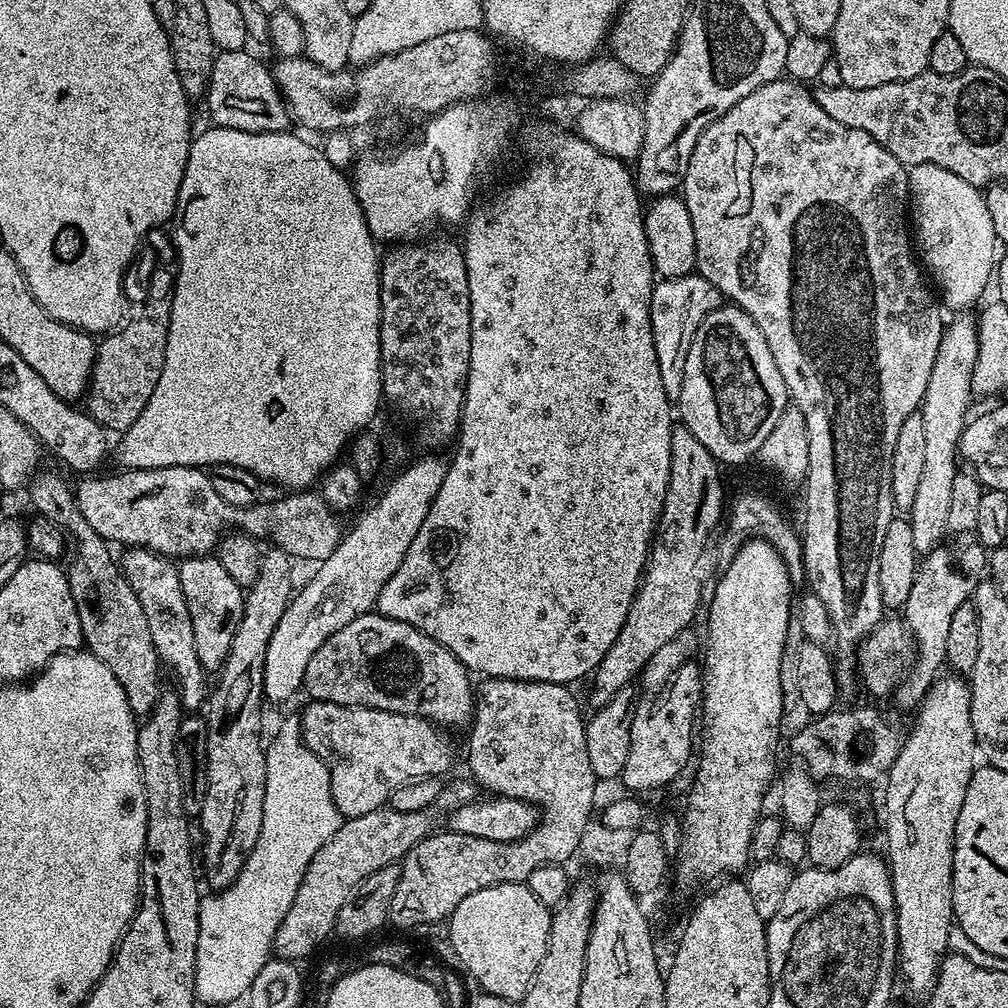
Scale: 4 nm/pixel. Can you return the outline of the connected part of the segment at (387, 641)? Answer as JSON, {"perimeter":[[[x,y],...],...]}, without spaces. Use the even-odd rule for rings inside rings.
{"perimeter":[[[373,610],[367,612],[365,616],[354,618],[354,622],[342,626],[342,630],[338,630],[338,634],[334,634],[326,642],[322,642],[322,646],[318,646],[314,658],[310,658],[310,666],[306,666],[303,691],[305,693],[309,692],[309,697],[312,700],[334,702],[335,704],[354,706],[355,708],[377,708],[378,710],[397,712],[398,714],[406,714],[407,716],[423,716],[425,720],[431,720],[437,726],[464,723],[464,725],[467,725],[474,716],[474,680],[472,684],[471,679],[473,680],[473,677],[470,675],[468,669],[465,668],[462,662],[458,662],[458,658],[454,654],[450,654],[450,650],[446,650],[446,646],[434,642],[434,638],[430,638],[422,630],[418,630],[406,622],[398,622],[394,618],[386,618]]]}

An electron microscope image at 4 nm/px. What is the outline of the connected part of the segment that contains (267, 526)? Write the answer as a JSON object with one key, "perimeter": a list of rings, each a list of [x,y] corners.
{"perimeter":[[[134,468],[117,473],[101,480],[80,478],[74,484],[78,510],[82,510],[97,534],[113,545],[148,548],[169,558],[206,556],[225,533],[239,530],[261,542],[271,542],[297,561],[319,562],[334,554],[342,535],[341,517],[316,490],[296,490],[273,504],[261,502],[249,508],[235,508],[222,502],[208,472],[198,468]]]}

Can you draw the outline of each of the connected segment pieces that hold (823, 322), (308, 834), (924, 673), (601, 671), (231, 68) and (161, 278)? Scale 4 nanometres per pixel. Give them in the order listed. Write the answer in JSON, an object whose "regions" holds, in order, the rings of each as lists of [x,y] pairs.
{"regions":[[[[787,78],[766,82],[766,86],[758,86],[754,94],[746,94],[742,102],[726,110],[726,114],[722,114],[722,118],[715,120],[698,138],[694,154],[690,154],[690,166],[684,175],[682,195],[686,210],[690,210],[690,222],[694,222],[696,272],[706,278],[706,282],[713,284],[725,301],[754,318],[758,330],[762,330],[766,338],[766,346],[770,346],[770,354],[774,354],[774,362],[778,362],[778,371],[782,374],[782,382],[786,382],[791,403],[796,404],[804,415],[810,446],[808,479],[803,489],[802,539],[806,580],[811,591],[822,598],[824,614],[828,618],[834,640],[836,636],[837,646],[855,649],[886,616],[882,594],[878,590],[878,550],[882,550],[886,526],[890,526],[894,519],[890,490],[894,442],[902,422],[906,422],[906,418],[917,412],[924,402],[930,370],[934,370],[934,358],[938,358],[938,346],[942,342],[946,320],[940,317],[941,305],[933,289],[926,283],[925,273],[914,251],[914,240],[910,235],[908,168],[900,164],[898,158],[890,154],[890,150],[874,142],[866,130],[834,122],[834,118],[822,110],[815,95],[804,88],[807,87],[803,83]]],[[[288,716],[280,724],[273,740],[269,739],[264,753],[266,758],[266,798],[262,802],[262,830],[258,830],[258,842],[246,858],[242,870],[236,873],[236,881],[215,894],[205,895],[200,902],[198,926],[198,950],[196,951],[196,999],[204,1004],[232,1004],[247,997],[258,970],[273,955],[278,928],[294,906],[302,878],[308,872],[310,862],[340,828],[342,817],[332,797],[328,767],[310,750],[304,741],[299,719]]],[[[979,542],[956,544],[953,548],[937,548],[919,561],[910,598],[906,598],[902,619],[912,631],[914,666],[900,680],[894,693],[894,701],[902,711],[911,713],[919,709],[924,696],[932,689],[946,664],[946,641],[950,621],[958,606],[973,599],[977,584],[986,572],[986,550]]],[[[683,426],[673,427],[672,437],[670,438],[670,482],[668,483],[668,493],[664,499],[664,510],[660,513],[660,523],[656,526],[656,531],[652,538],[652,547],[648,553],[648,565],[644,567],[644,575],[640,581],[640,588],[636,592],[634,602],[628,611],[626,622],[622,626],[622,630],[618,634],[618,638],[614,638],[614,642],[610,646],[610,650],[606,650],[606,654],[602,658],[602,662],[597,666],[595,672],[591,673],[592,693],[589,694],[588,700],[592,703],[593,709],[601,708],[606,702],[610,702],[610,698],[614,698],[614,694],[618,694],[618,690],[629,687],[639,677],[640,673],[650,662],[650,658],[654,658],[654,654],[658,654],[658,650],[662,650],[662,646],[666,646],[666,642],[670,642],[679,634],[689,627],[688,624],[696,616],[696,611],[701,611],[702,600],[700,604],[700,580],[696,577],[696,571],[700,568],[700,555],[704,552],[704,543],[708,540],[708,535],[715,530],[720,524],[720,515],[725,515],[726,502],[724,506],[724,480],[720,477],[722,471],[721,465],[712,457],[710,450],[706,450],[706,446],[702,446],[702,442],[698,442],[698,438],[694,438],[694,434],[690,434],[690,430]]],[[[248,50],[223,52],[217,55],[206,93],[211,123],[218,128],[233,128],[247,132],[286,132],[293,123],[288,103],[272,76],[272,68],[264,65]]],[[[163,227],[152,228],[140,241],[124,274],[124,295],[130,305],[130,319],[119,330],[105,335],[98,344],[86,393],[86,411],[105,430],[129,428],[138,414],[142,414],[146,402],[150,402],[150,394],[154,394],[154,386],[158,386],[158,374],[162,374],[178,267],[173,237],[164,231]]]]}

